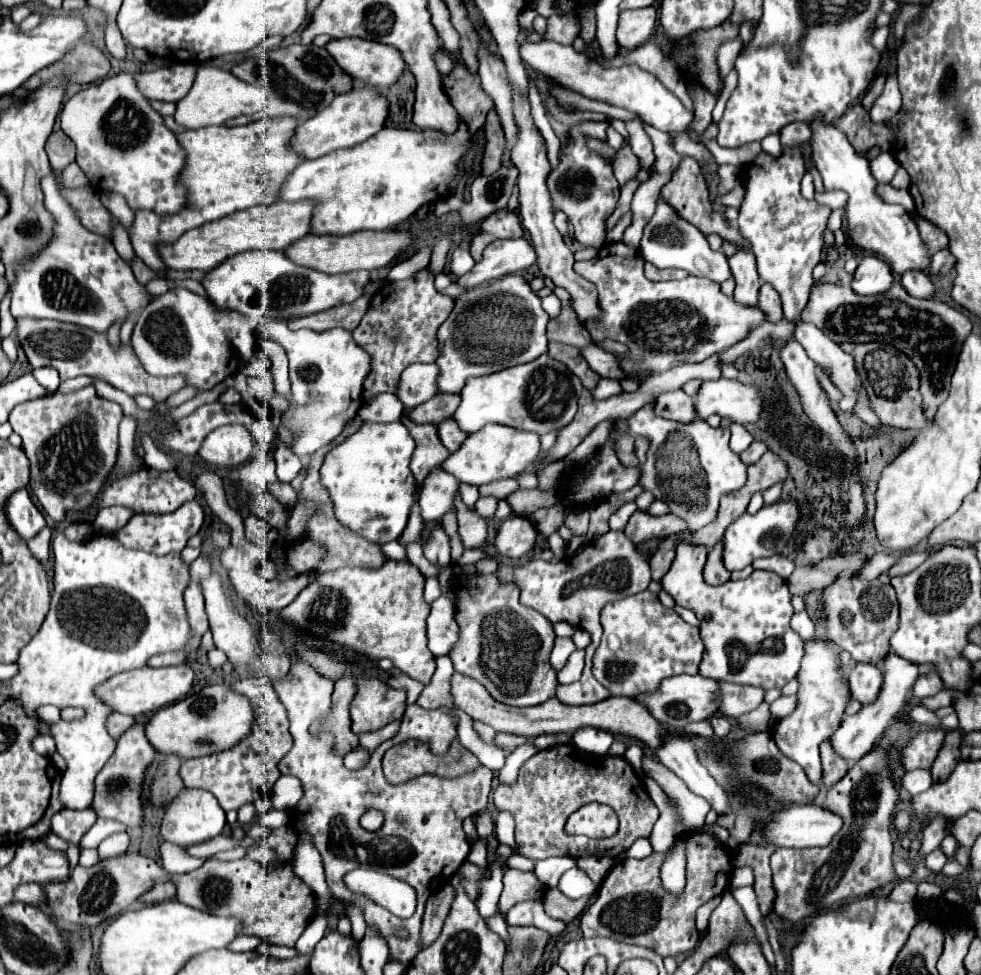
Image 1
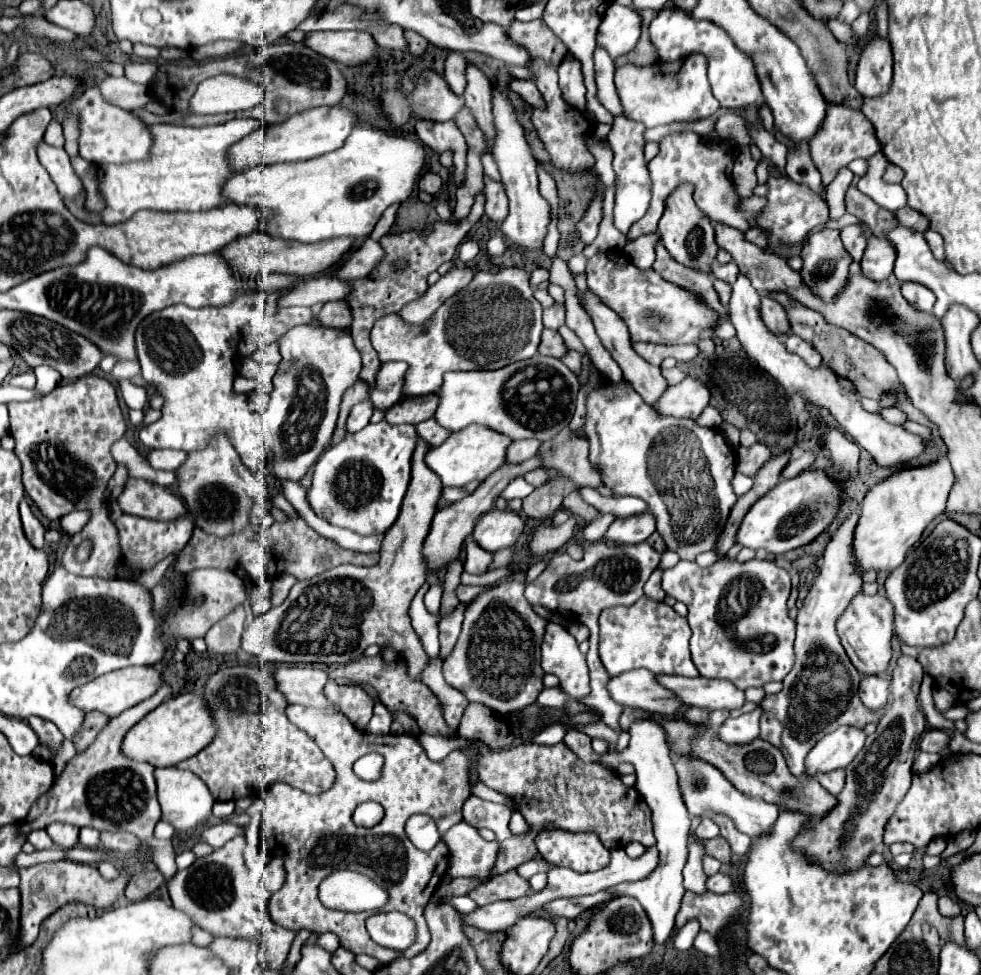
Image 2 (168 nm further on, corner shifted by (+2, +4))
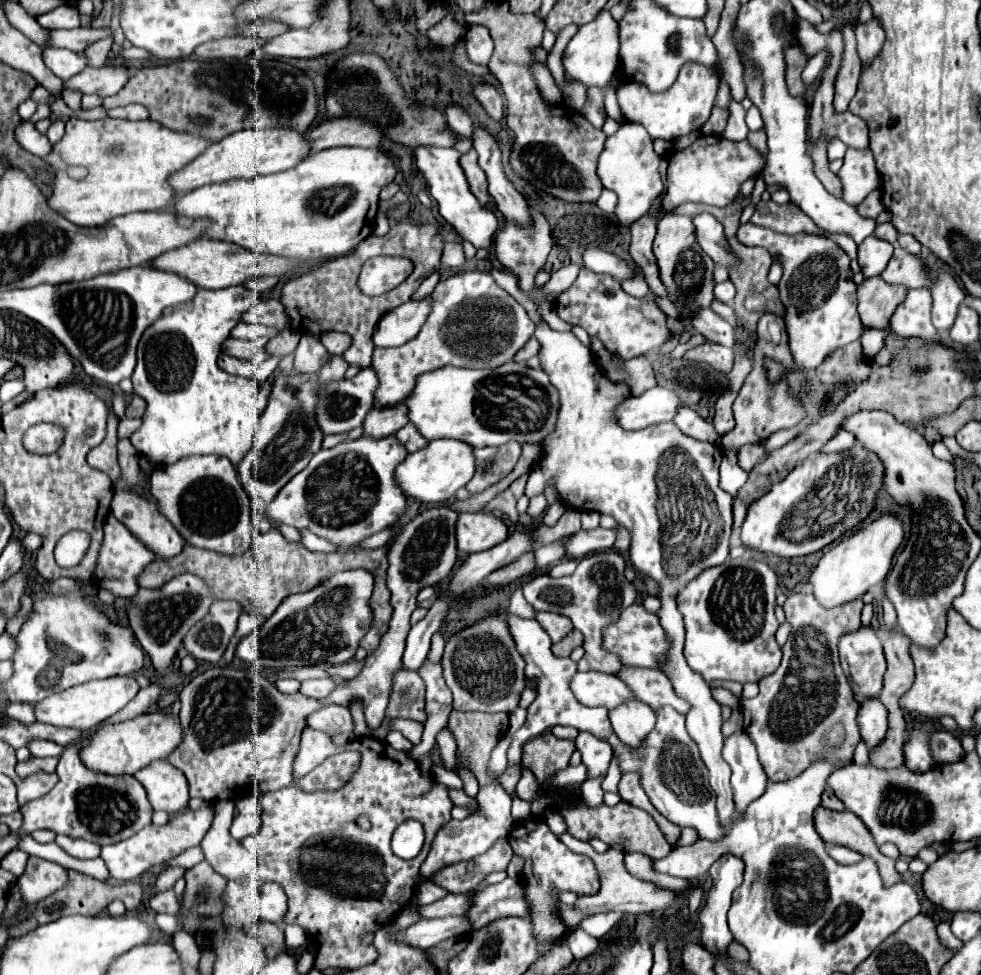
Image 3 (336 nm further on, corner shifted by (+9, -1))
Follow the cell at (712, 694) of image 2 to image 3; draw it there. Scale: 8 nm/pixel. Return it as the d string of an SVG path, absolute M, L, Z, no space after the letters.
M622 665L622 669L616 673L616 677L622 679L628 685L628 689L634 693L634 697L638 701L650 705L652 709L670 705L678 713L688 711L688 703L680 701L680 697L676 697L674 689L672 689L672 683L658 669Z

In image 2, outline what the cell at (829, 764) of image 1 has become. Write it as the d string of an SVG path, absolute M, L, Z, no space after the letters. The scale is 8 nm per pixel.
M839 768L839 770L831 770L831 772L821 772L821 774L817 774L817 782L827 792L837 796L843 790L843 784L845 784L845 770Z

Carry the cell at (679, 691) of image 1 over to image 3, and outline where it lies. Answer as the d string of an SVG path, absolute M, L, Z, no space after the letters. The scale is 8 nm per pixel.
M578 671L570 679L570 689L574 697L588 707L614 709L620 701L632 699L632 693L628 693L628 687L624 687L616 675L598 671Z

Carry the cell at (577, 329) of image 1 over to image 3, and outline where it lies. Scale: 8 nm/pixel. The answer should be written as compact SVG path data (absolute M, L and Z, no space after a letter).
M710 341L686 351L684 357L692 359L692 361L704 361L704 363L712 365L712 369L716 369L720 375L730 373L732 365L734 365L734 351L728 347L710 343Z

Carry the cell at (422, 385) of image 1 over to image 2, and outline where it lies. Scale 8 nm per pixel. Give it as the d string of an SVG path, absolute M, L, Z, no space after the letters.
M403 362L381 364L375 392L371 392L371 400L375 408L387 410L405 398L405 392L403 392L405 372L407 372L407 364Z

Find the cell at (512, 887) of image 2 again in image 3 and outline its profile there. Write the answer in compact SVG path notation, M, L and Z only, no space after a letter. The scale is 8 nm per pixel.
M446 895L444 899L424 905L418 909L418 915L422 919L434 919L434 917L448 917L448 915L464 915L468 909L468 895Z

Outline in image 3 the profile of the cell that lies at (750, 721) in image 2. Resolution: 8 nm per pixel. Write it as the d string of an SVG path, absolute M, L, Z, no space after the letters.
M738 731L724 741L724 759L732 767L736 811L744 811L764 793L768 777L756 757L756 747L752 747L752 741L748 741L744 731Z

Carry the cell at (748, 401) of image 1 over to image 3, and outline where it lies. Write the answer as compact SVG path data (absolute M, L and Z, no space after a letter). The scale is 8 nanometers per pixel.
M656 385L638 397L626 397L614 409L614 417L620 427L638 431L648 425L672 421L678 407L680 397L674 391Z

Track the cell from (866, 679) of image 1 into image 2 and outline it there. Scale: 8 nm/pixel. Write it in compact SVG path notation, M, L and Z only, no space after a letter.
M863 676L859 684L859 698L869 710L879 710L889 698L889 680L881 676Z

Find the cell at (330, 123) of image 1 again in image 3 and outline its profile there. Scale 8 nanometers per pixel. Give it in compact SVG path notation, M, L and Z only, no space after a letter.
M242 129L224 137L218 143L212 143L202 155L198 155L194 161L172 173L168 177L168 183L176 195L182 195L208 183L224 183L230 179L256 179L260 175L278 173L298 165L306 155L308 145L304 141L304 135L294 129Z

